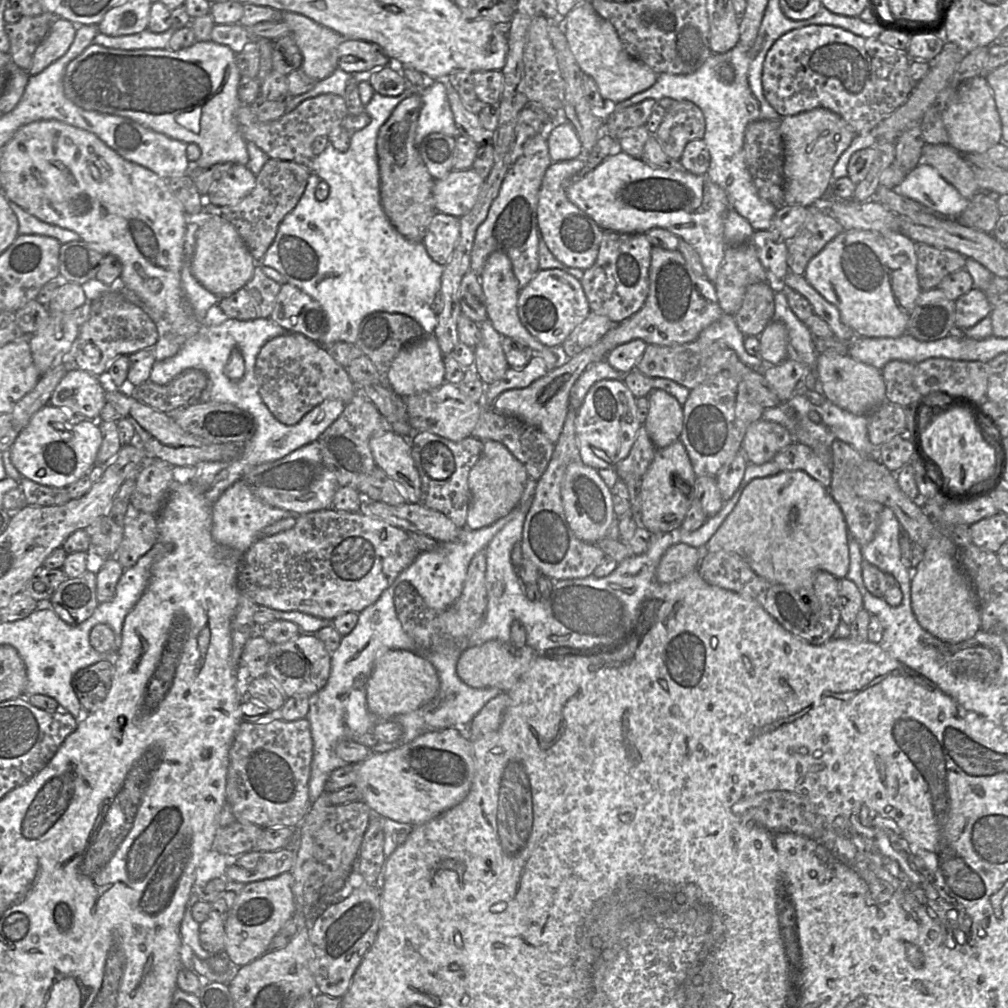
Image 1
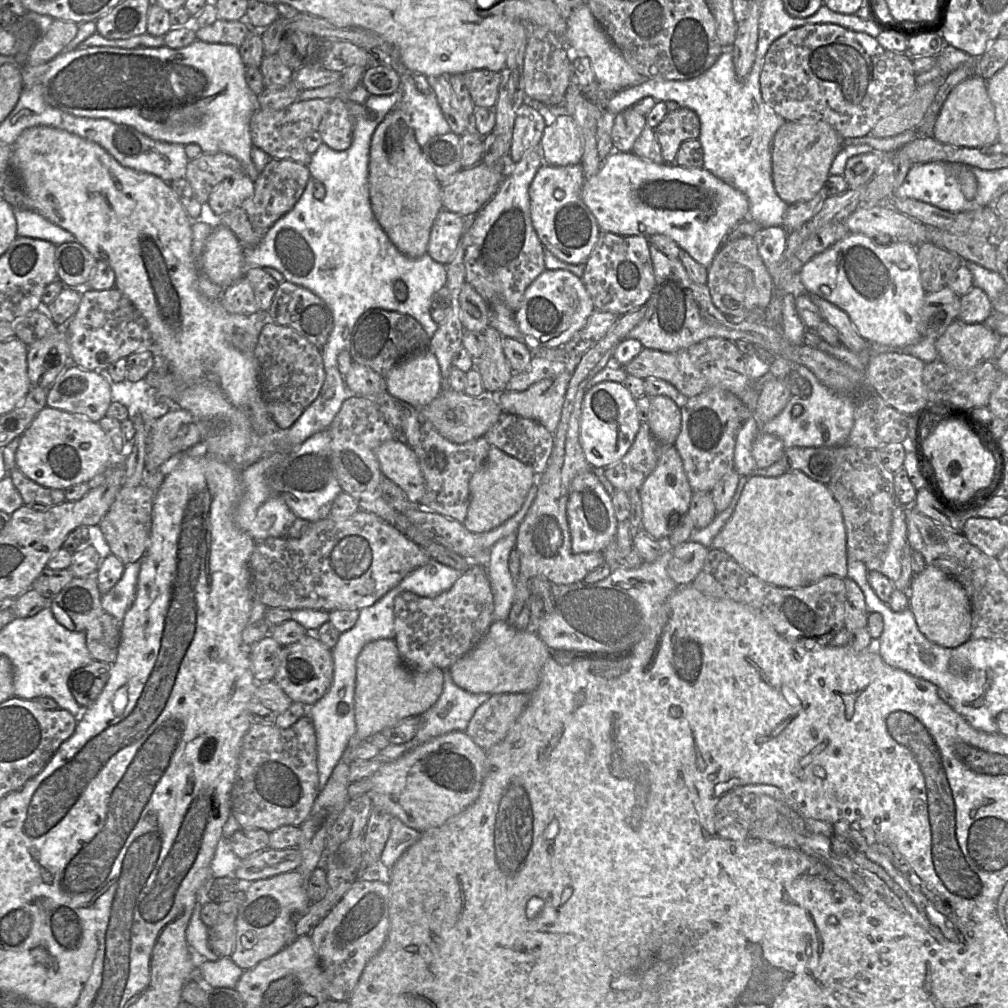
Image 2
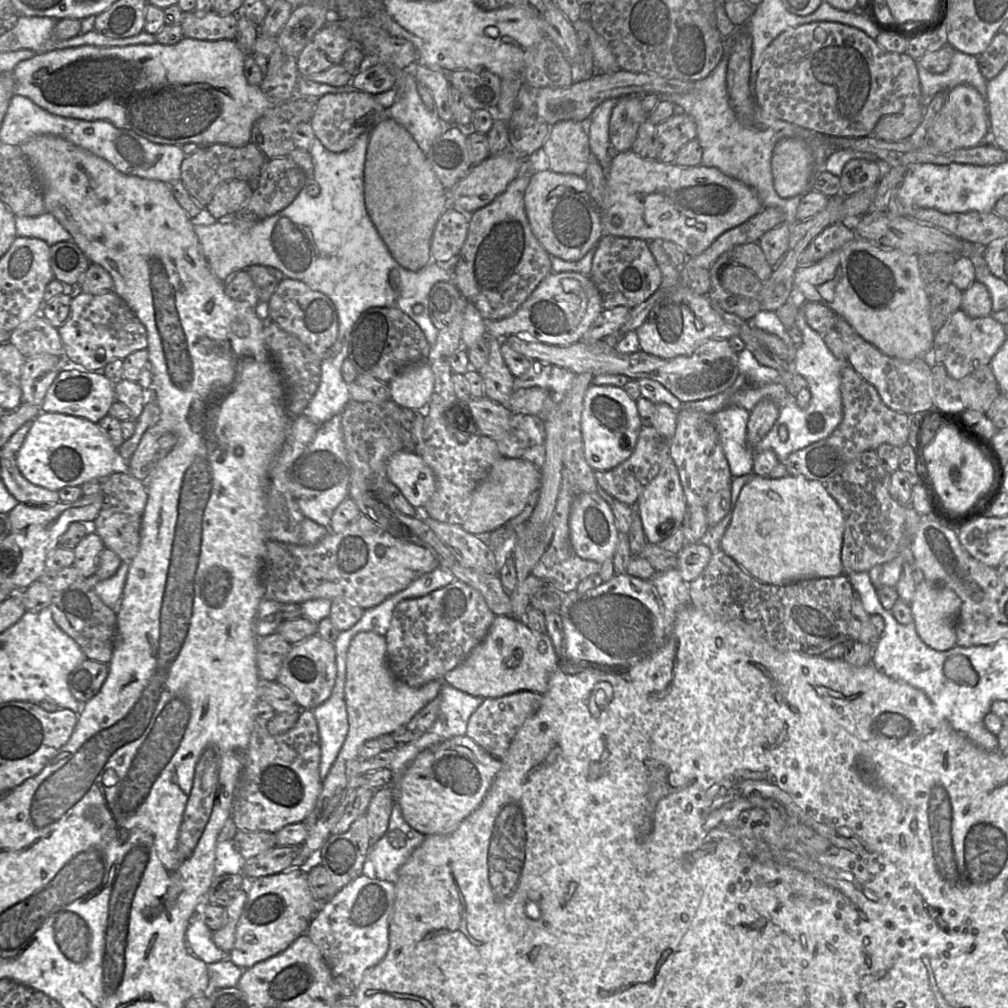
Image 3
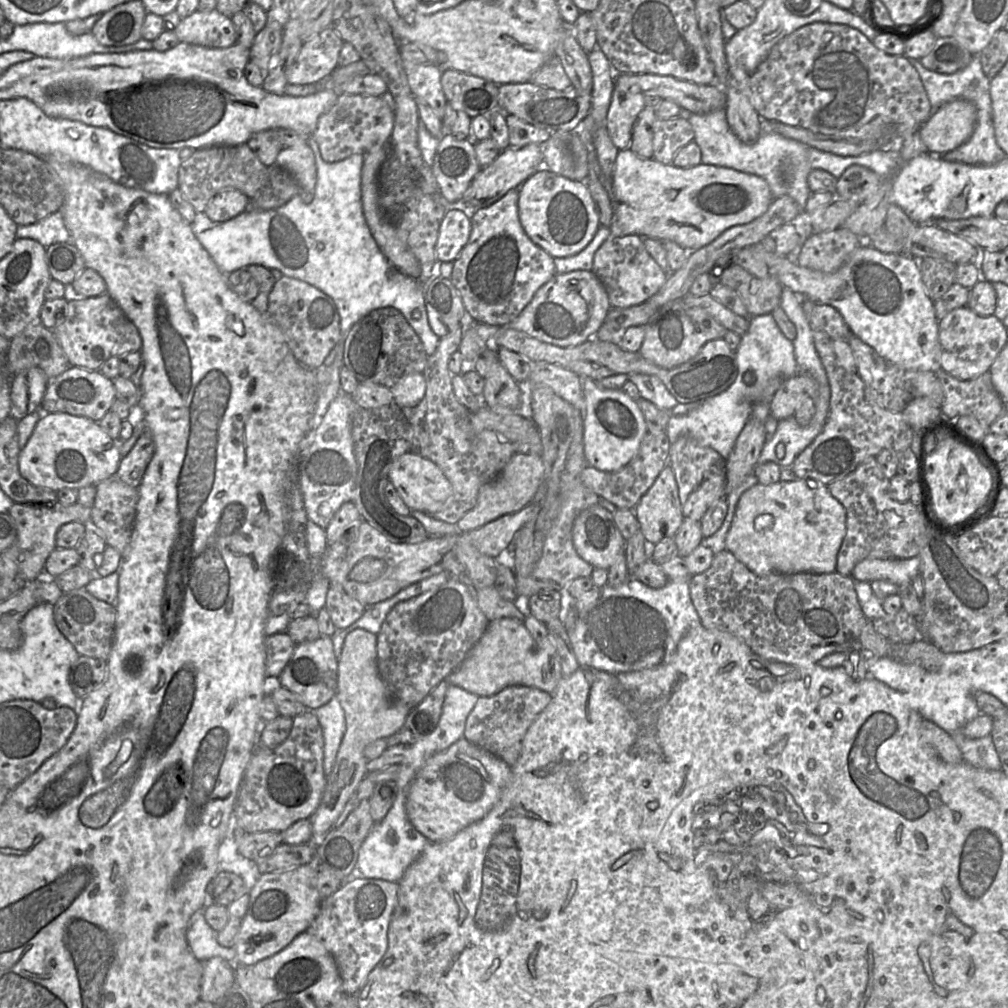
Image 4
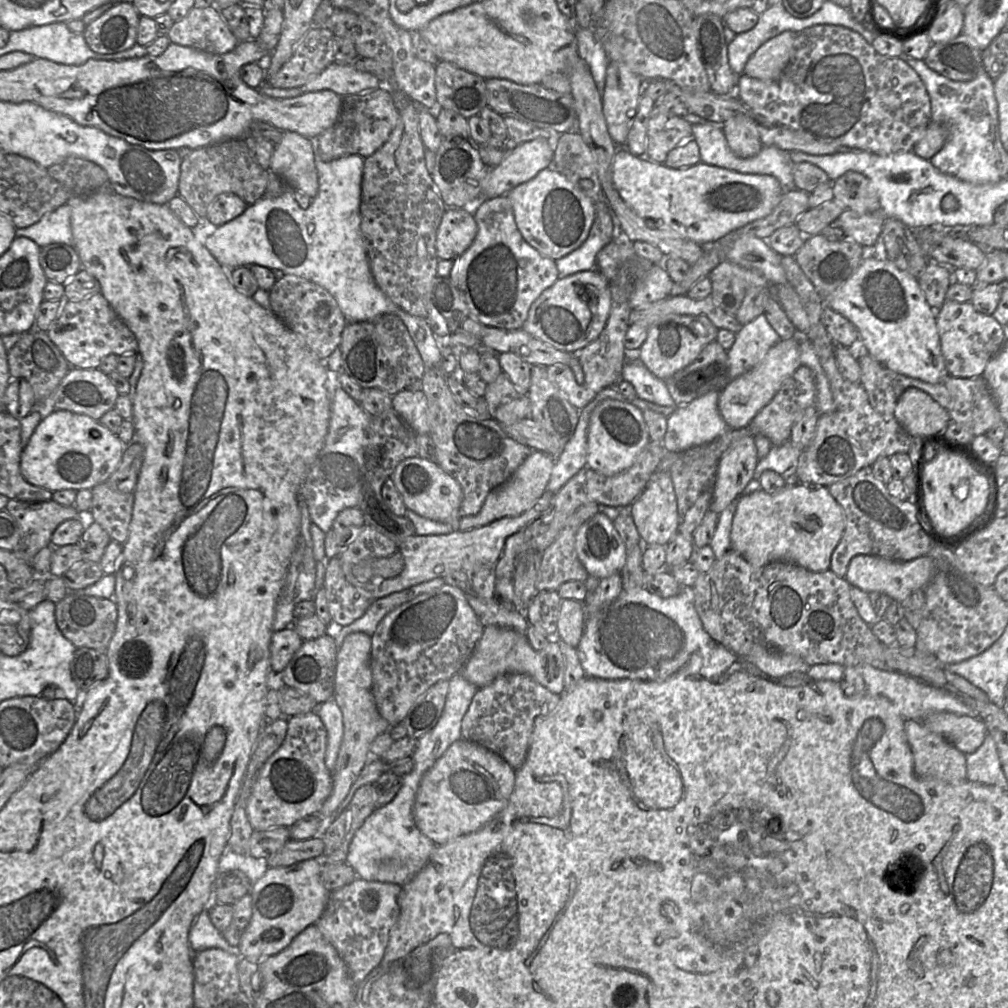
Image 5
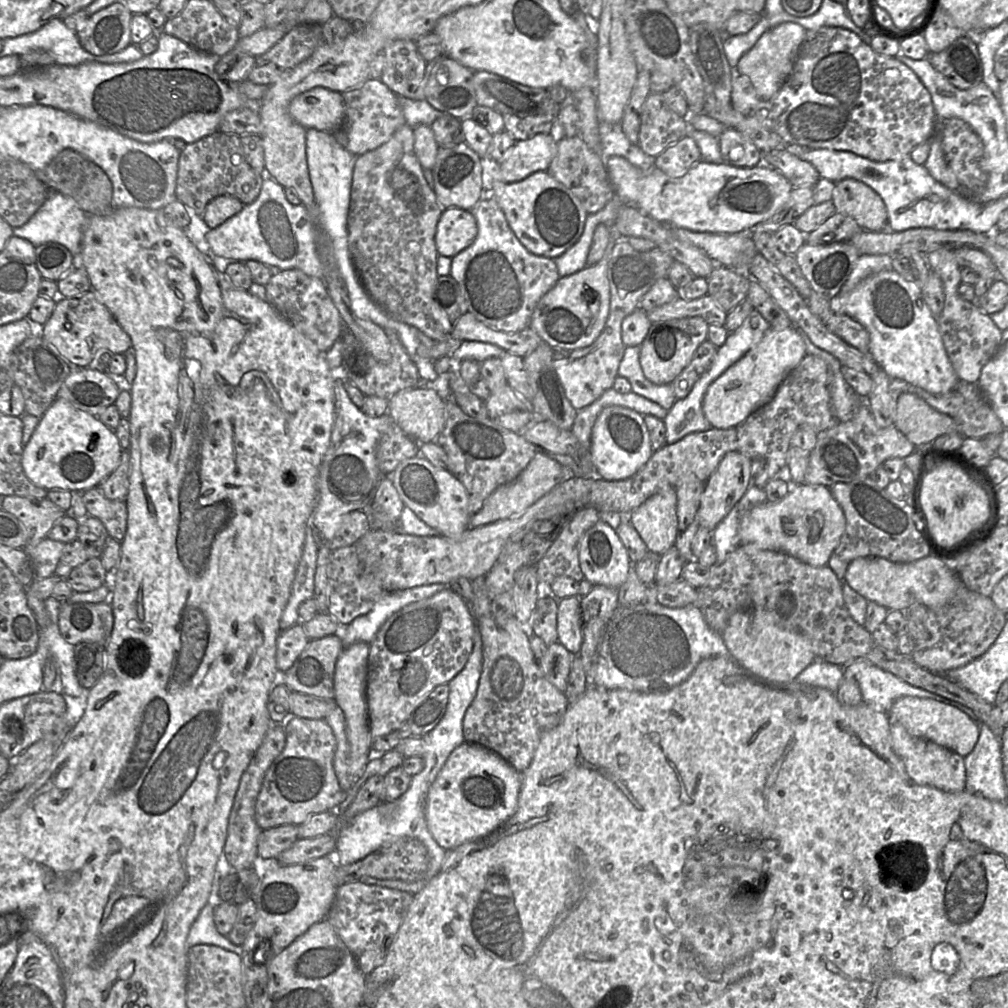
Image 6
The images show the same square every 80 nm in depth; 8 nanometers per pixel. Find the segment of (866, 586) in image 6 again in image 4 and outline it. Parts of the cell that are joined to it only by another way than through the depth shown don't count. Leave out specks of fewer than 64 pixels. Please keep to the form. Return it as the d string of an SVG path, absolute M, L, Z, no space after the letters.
M918 556L908 559L864 559L855 565L851 573L856 581L870 583L886 580L897 586L912 584L917 575L920 575Z

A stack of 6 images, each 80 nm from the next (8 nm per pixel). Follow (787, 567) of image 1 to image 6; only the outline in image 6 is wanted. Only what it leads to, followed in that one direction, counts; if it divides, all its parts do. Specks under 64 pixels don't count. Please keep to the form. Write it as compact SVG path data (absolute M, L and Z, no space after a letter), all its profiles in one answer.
M801 484L793 485L780 502L765 502L746 512L740 520L739 537L741 545L754 544L762 549L786 553L810 566L823 567L838 546L845 527L844 512L828 487Z

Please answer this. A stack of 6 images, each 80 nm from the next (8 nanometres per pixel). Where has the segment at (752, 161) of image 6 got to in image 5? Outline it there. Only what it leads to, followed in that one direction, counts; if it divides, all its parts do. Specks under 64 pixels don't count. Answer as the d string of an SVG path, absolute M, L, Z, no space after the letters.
M750 116L732 117L722 124L722 130L730 150L737 157L753 157L763 147L757 127Z

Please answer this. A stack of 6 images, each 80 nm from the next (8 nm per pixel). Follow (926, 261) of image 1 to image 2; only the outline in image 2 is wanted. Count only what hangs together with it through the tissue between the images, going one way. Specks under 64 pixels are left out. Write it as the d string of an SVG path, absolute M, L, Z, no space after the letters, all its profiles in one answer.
M931 242L918 246L917 255L926 293L945 287L955 271L965 262L959 255Z

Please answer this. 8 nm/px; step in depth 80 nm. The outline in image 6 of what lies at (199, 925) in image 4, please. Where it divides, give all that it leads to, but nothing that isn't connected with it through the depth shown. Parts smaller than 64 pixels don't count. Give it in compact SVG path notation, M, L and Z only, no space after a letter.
M210 900L202 908L189 929L186 943L188 946L214 944L241 956L244 953L241 945L233 944L227 936L219 933L215 926L213 915L216 901L217 900Z

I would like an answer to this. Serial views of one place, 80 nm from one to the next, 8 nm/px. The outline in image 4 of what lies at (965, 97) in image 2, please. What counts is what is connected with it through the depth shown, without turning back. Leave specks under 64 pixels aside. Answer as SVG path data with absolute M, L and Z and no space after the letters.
M964 99L947 102L934 109L919 129L928 153L944 155L969 140L977 119L975 105Z

